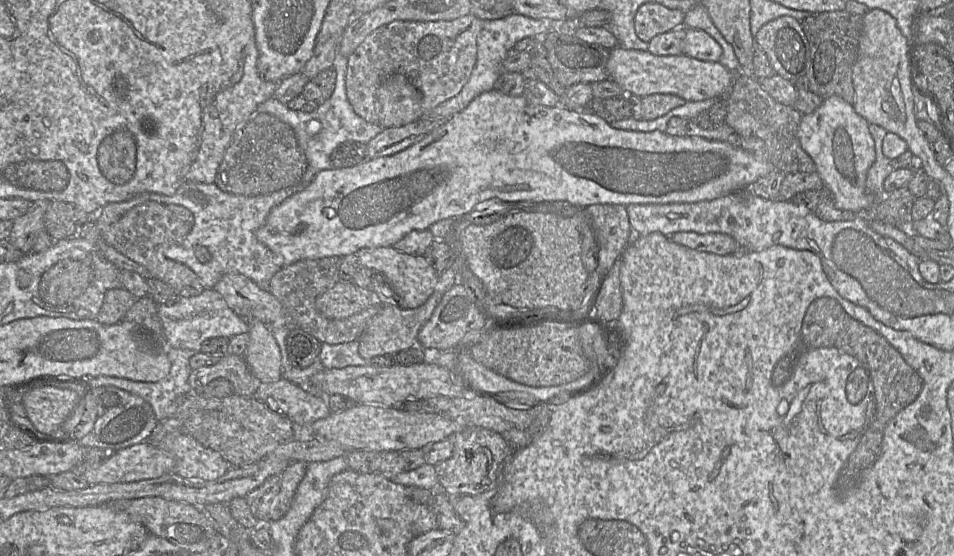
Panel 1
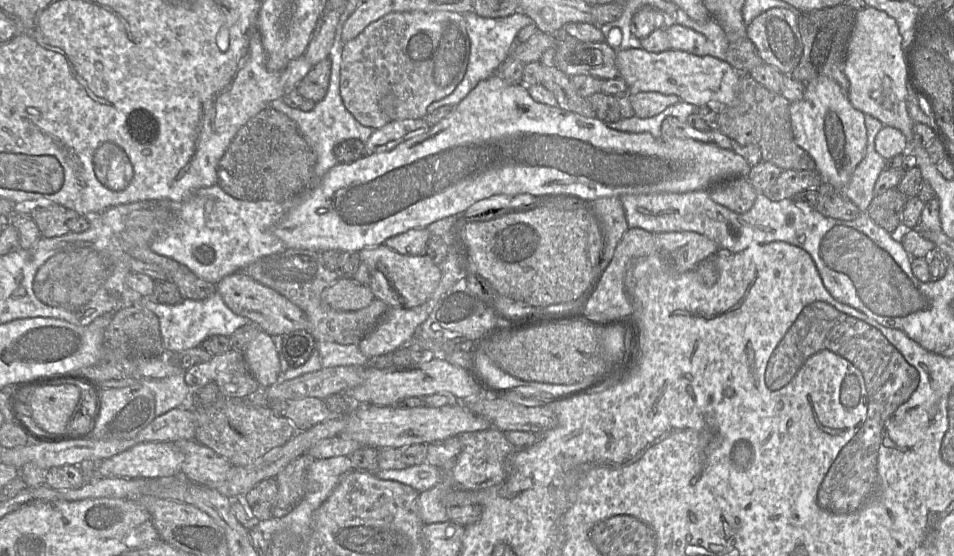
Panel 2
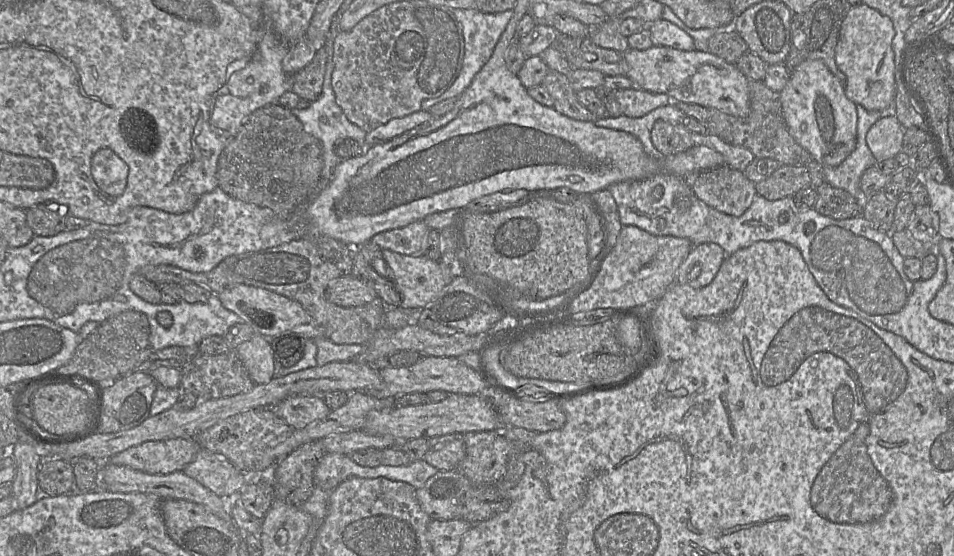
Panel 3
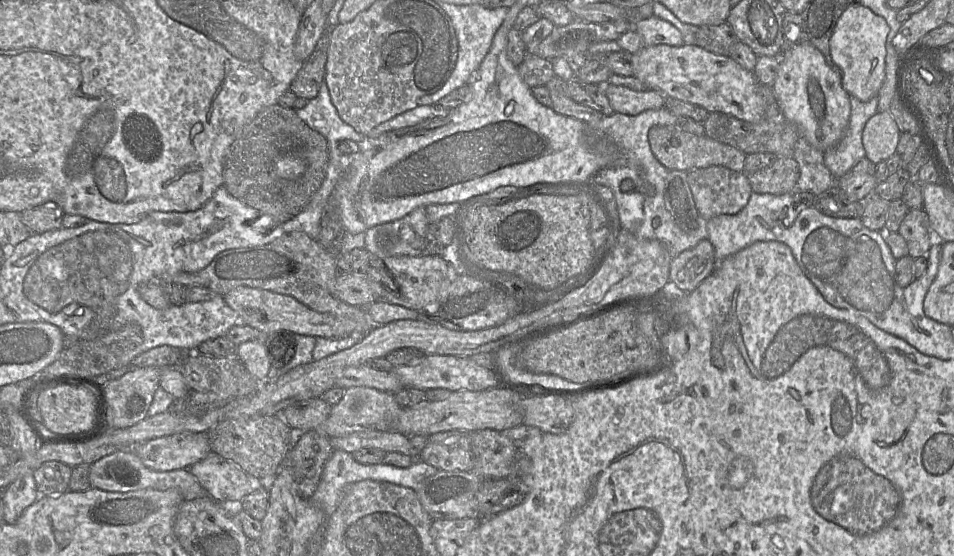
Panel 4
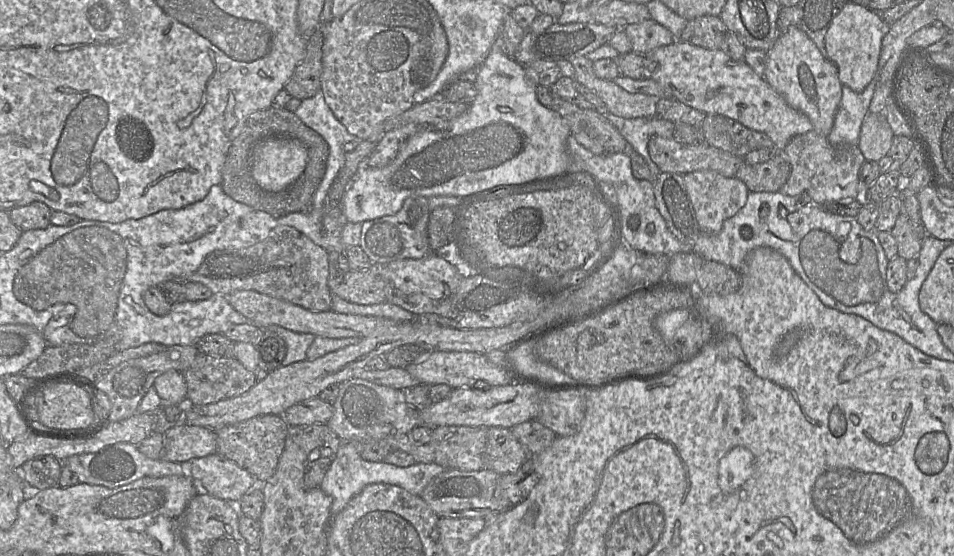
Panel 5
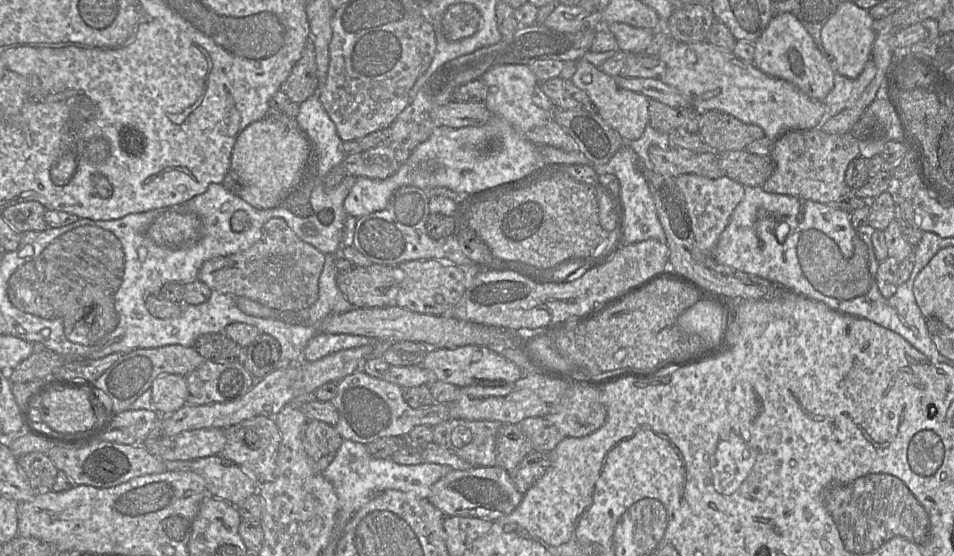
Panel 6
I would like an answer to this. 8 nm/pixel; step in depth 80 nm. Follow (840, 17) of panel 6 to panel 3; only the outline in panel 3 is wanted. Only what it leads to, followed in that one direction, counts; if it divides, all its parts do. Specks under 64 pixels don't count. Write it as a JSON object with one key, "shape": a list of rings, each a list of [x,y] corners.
{"shape":[[[863,3],[852,6],[842,23],[835,61],[846,76],[846,96],[867,110],[885,111],[893,106],[896,95],[894,36],[892,20]]]}

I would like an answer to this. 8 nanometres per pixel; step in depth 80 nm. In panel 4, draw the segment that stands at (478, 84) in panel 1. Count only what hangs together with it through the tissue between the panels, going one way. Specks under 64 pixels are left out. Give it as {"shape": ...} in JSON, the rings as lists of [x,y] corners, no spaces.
{"shape":[[[443,2],[438,4],[449,16],[456,31],[458,40],[457,61],[449,79],[440,90],[418,99],[417,104],[421,106],[437,104],[443,97],[447,96],[452,91],[469,84],[484,58],[489,53],[494,36],[502,25],[509,10],[509,8],[505,7],[489,9],[484,7],[481,3],[455,5]]]}

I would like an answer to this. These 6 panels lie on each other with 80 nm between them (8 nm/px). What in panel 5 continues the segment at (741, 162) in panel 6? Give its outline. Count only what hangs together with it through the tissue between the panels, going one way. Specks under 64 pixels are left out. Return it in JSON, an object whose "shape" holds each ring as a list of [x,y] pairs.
{"shape":[[[777,154],[764,163],[750,165],[745,162],[735,177],[740,179],[750,192],[779,192],[791,172],[788,161]]]}

